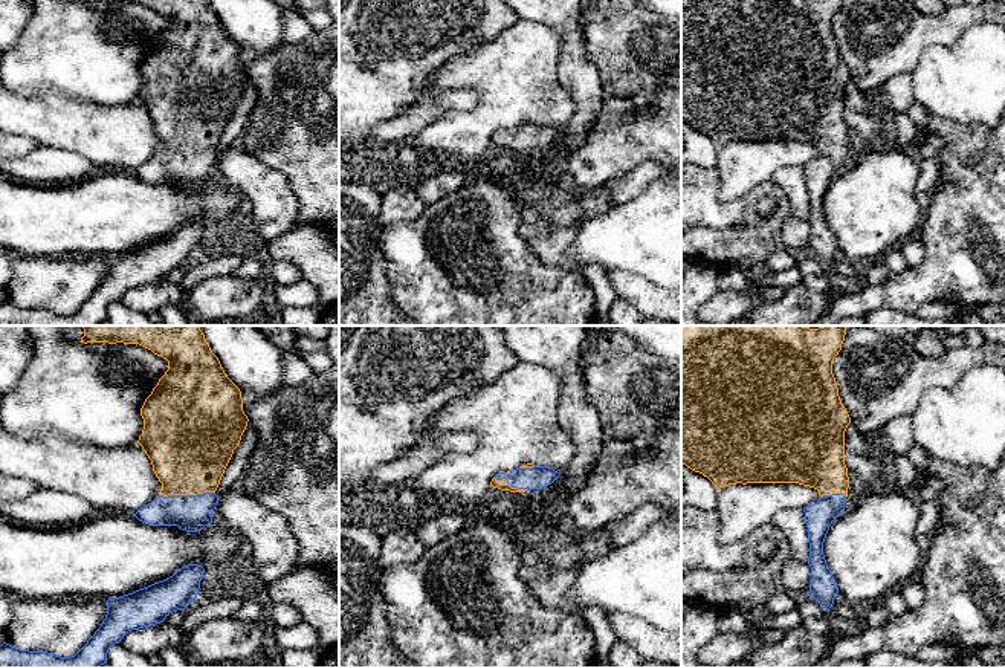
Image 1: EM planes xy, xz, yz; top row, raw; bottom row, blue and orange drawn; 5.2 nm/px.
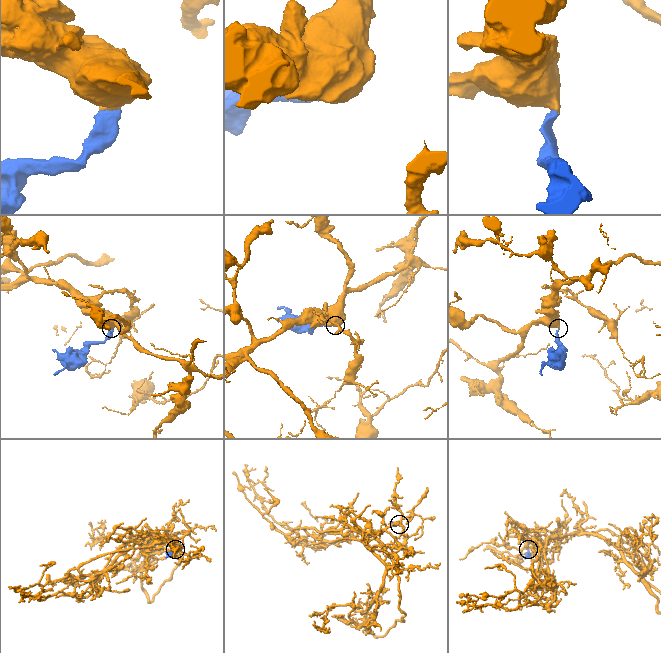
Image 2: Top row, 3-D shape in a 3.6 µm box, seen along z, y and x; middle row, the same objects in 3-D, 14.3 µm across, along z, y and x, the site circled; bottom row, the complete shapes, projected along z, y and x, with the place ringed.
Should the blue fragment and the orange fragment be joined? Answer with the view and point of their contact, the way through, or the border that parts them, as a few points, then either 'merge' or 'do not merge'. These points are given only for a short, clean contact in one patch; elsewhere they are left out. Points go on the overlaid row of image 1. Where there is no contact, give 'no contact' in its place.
contact xy (187, 496); way xy (188, 512), (187, 496), (190, 448); merge

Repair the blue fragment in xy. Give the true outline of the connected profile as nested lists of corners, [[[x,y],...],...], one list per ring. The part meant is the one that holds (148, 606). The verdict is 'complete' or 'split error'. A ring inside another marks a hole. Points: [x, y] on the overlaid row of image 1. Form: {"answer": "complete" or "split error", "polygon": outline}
{"answer": "complete", "polygon": [[[188,564],[163,581],[108,599],[105,619],[75,656],[60,657],[3,642],[0,668],[99,668],[107,663],[108,650],[128,631],[160,624],[170,613],[185,610],[197,598],[203,573],[202,566]]]}

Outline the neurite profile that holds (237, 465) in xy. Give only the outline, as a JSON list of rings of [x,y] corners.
[[[249,420],[247,426],[241,436],[241,440],[240,440],[238,446],[234,449],[234,454],[225,469],[225,474],[220,480],[217,491],[215,491],[215,495],[218,498],[223,497],[226,492],[240,486],[243,474],[247,468],[250,452],[254,451],[255,445],[257,445],[257,431]]]

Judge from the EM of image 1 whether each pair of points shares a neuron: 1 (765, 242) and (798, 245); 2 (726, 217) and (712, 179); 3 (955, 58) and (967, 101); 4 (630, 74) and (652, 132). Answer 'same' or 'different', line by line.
1: different
2: same
3: same
4: different

